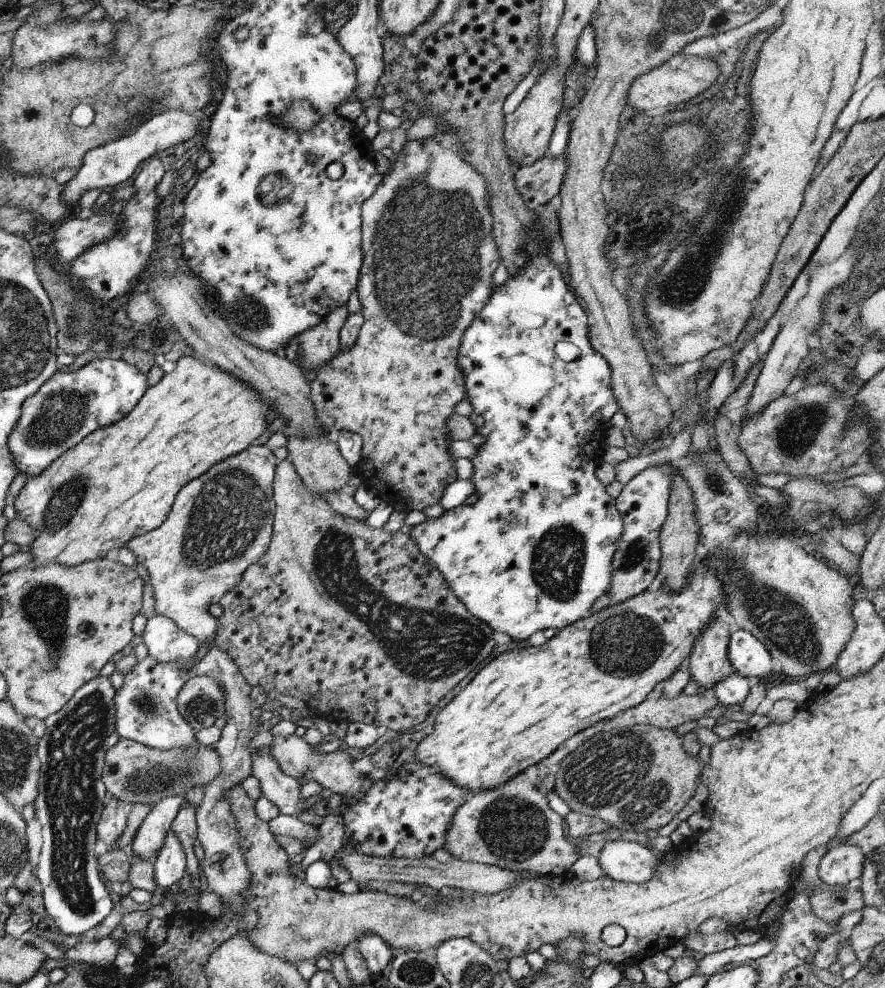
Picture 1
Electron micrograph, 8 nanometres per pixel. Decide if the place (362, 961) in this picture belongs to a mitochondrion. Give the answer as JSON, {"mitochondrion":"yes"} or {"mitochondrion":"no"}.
{"mitochondrion":"no"}

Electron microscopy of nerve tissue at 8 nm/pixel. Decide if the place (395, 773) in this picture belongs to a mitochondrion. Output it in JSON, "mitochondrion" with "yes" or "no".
{"mitochondrion":"no"}

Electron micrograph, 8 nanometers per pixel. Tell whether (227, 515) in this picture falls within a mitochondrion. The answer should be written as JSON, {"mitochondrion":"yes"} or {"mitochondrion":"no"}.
{"mitochondrion":"yes"}

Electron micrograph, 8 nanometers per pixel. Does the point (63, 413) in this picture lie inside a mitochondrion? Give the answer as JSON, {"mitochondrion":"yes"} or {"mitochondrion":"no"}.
{"mitochondrion":"yes"}

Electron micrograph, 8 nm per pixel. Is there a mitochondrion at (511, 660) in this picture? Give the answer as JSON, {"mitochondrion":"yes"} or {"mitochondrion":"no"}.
{"mitochondrion":"no"}

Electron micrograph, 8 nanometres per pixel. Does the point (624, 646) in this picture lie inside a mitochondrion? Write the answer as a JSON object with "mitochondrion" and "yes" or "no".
{"mitochondrion":"yes"}

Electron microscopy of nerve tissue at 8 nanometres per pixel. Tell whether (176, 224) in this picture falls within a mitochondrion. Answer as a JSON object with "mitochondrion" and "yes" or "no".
{"mitochondrion":"no"}

